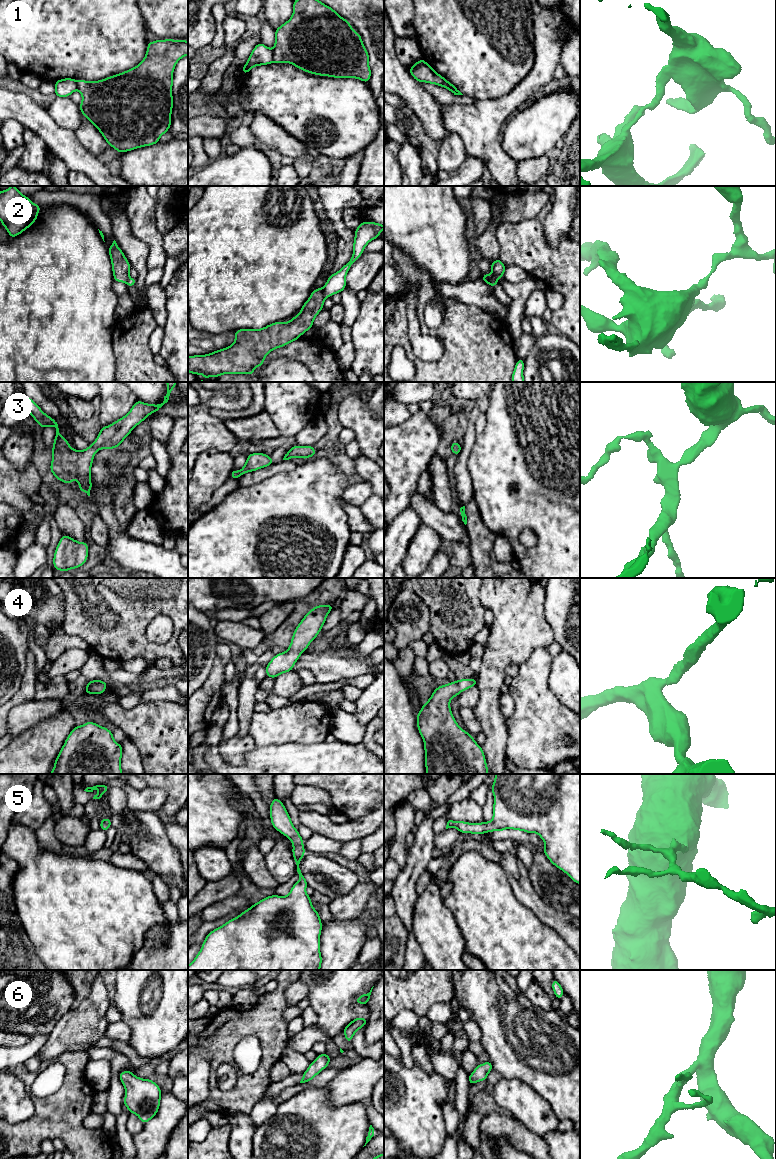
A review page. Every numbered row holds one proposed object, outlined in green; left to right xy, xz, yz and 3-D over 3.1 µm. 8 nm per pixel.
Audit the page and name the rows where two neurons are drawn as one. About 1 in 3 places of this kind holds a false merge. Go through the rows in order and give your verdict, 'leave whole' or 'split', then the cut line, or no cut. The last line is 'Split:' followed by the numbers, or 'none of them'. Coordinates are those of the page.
1: split; cut in xz along (272, 50), (273, 61)
2: split; cut in yz along (483, 275), (493, 278), (497, 282)
3: leave whole; no cut
4: leave whole; no cut
5: leave whole; no cut
6: leave whole; no cut
Split: 1, 2

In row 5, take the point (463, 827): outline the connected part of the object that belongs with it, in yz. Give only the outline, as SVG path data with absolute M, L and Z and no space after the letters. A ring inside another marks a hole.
M496 774L494 777L494 783L491 786L492 793L494 795L493 804L493 818L490 822L481 823L469 823L464 821L449 820L446 825L446 829L455 827L460 833L472 833L472 834L485 834L493 831L504 831L508 828L515 831L521 830L526 833L537 833L543 842L545 847L543 852L550 862L558 869L565 872L575 883L580 885L580 774Z

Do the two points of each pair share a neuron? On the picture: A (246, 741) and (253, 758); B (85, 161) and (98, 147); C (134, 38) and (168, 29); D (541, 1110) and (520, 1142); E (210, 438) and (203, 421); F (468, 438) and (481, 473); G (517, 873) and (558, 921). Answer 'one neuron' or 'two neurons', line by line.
A: two neurons
B: two neurons
C: two neurons
D: two neurons
E: one neuron
F: two neurons
G: one neuron

